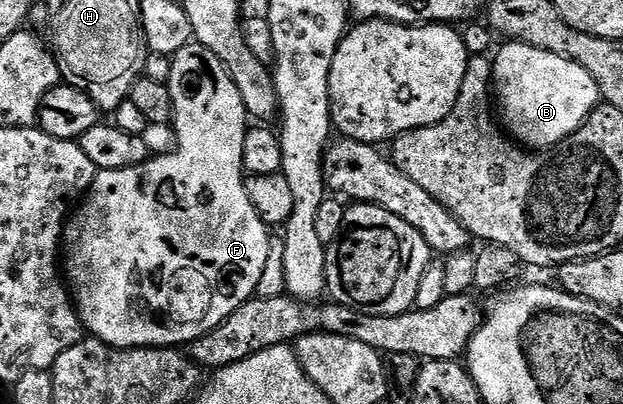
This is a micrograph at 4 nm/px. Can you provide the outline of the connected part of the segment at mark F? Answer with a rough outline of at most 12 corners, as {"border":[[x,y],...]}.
{"border":[[171,55],[171,152],[102,170],[62,274],[106,344],[180,348],[256,294],[250,115]]}

